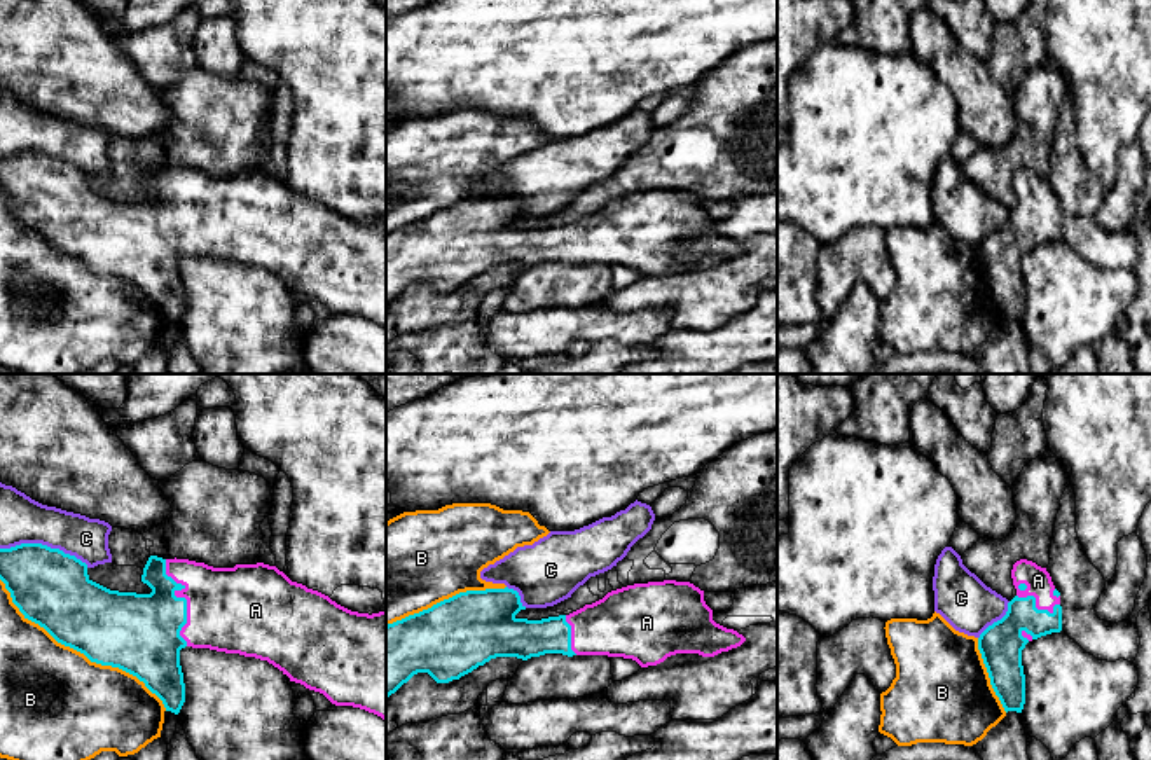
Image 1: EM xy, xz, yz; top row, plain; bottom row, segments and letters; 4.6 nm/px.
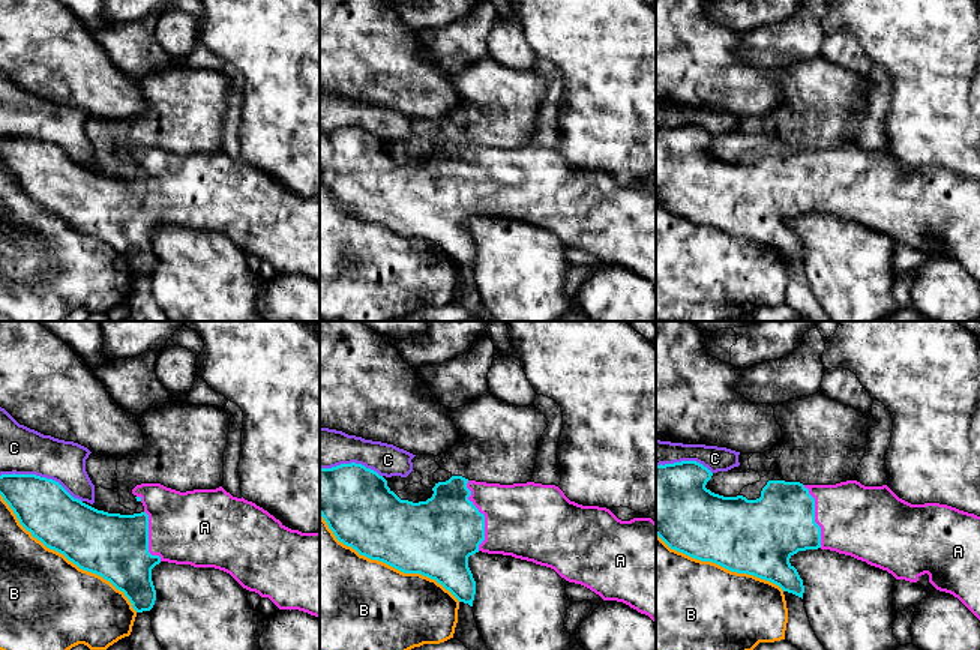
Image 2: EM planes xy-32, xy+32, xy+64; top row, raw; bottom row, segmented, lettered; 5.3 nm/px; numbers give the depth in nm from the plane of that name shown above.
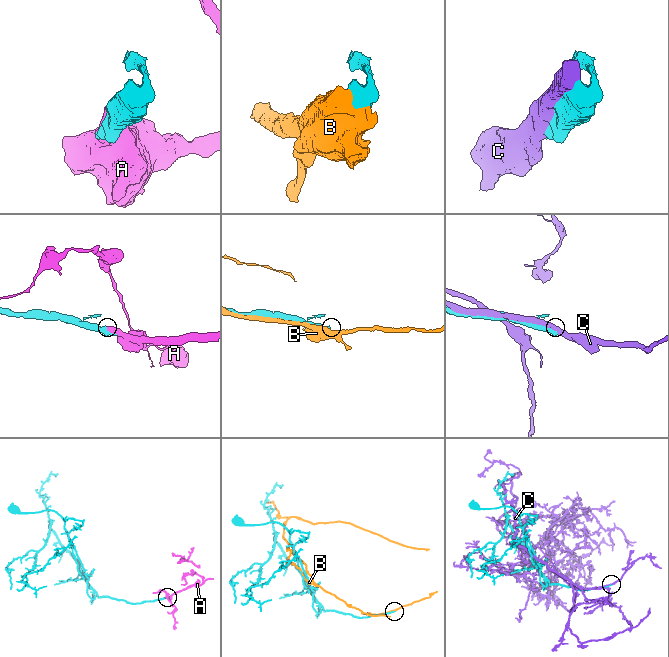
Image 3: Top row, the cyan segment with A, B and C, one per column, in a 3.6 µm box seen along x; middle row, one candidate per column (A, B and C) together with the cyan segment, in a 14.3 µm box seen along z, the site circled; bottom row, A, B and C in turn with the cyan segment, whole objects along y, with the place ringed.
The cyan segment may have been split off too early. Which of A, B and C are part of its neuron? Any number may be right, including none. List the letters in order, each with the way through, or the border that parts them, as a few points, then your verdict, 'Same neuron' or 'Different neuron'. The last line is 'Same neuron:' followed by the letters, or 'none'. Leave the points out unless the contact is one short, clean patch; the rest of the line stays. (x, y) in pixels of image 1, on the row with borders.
A: Same neuron
B: Different neuron
C: Different neuron
Same neuron: A

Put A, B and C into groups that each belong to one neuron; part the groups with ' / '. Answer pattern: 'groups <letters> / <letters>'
groups A / B / C

